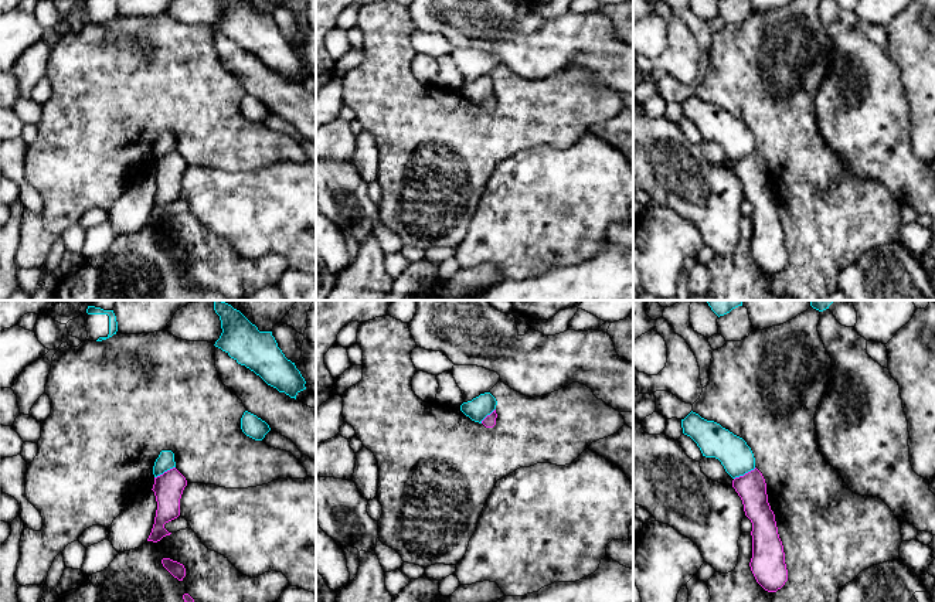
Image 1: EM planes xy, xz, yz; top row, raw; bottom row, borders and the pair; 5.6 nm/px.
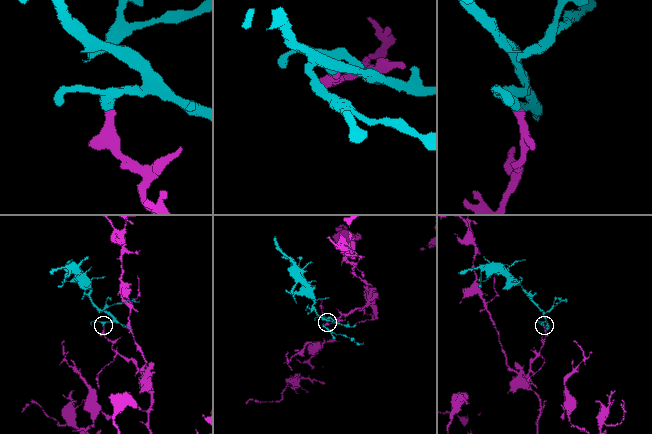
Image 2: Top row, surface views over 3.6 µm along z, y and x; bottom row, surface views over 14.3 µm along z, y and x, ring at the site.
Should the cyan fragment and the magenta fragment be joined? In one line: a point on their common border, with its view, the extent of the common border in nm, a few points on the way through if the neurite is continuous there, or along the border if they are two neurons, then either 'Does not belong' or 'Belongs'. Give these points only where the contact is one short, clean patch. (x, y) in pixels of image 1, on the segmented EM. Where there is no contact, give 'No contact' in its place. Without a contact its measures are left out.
Touches cyan at yz (744, 473). Shared border 140 nm. Boundary: yz (755, 468), (734, 479). Does not belong

